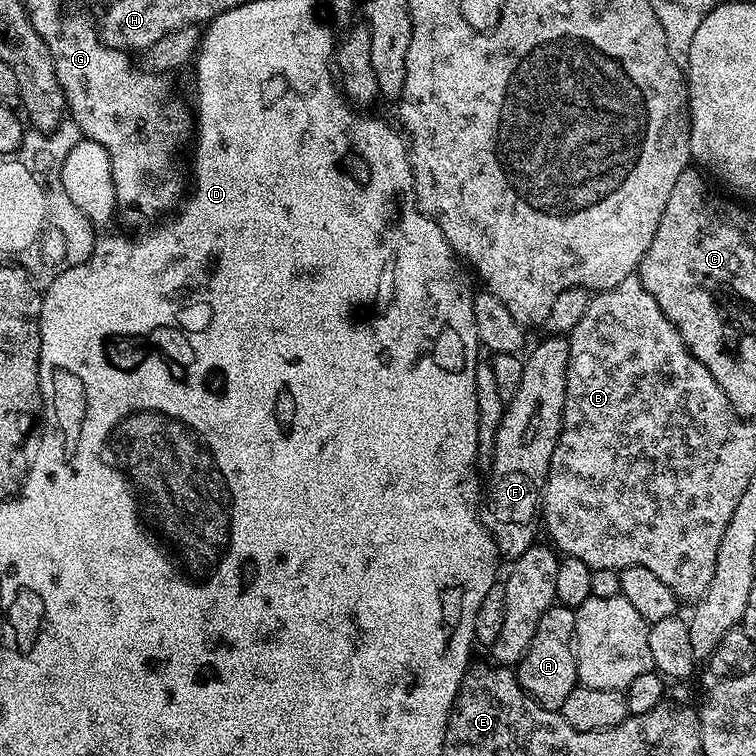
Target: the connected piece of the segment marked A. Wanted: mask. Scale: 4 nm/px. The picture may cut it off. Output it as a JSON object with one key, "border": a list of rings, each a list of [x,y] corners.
{"border":[[[555,603],[542,614],[542,622],[538,622],[538,630],[534,630],[534,638],[521,658],[520,663],[515,665],[514,675],[520,687],[533,696],[544,708],[559,710],[570,698],[570,690],[578,687],[576,678],[576,653],[574,651],[574,633],[576,630],[576,613],[573,609],[567,608],[565,604]]]}

